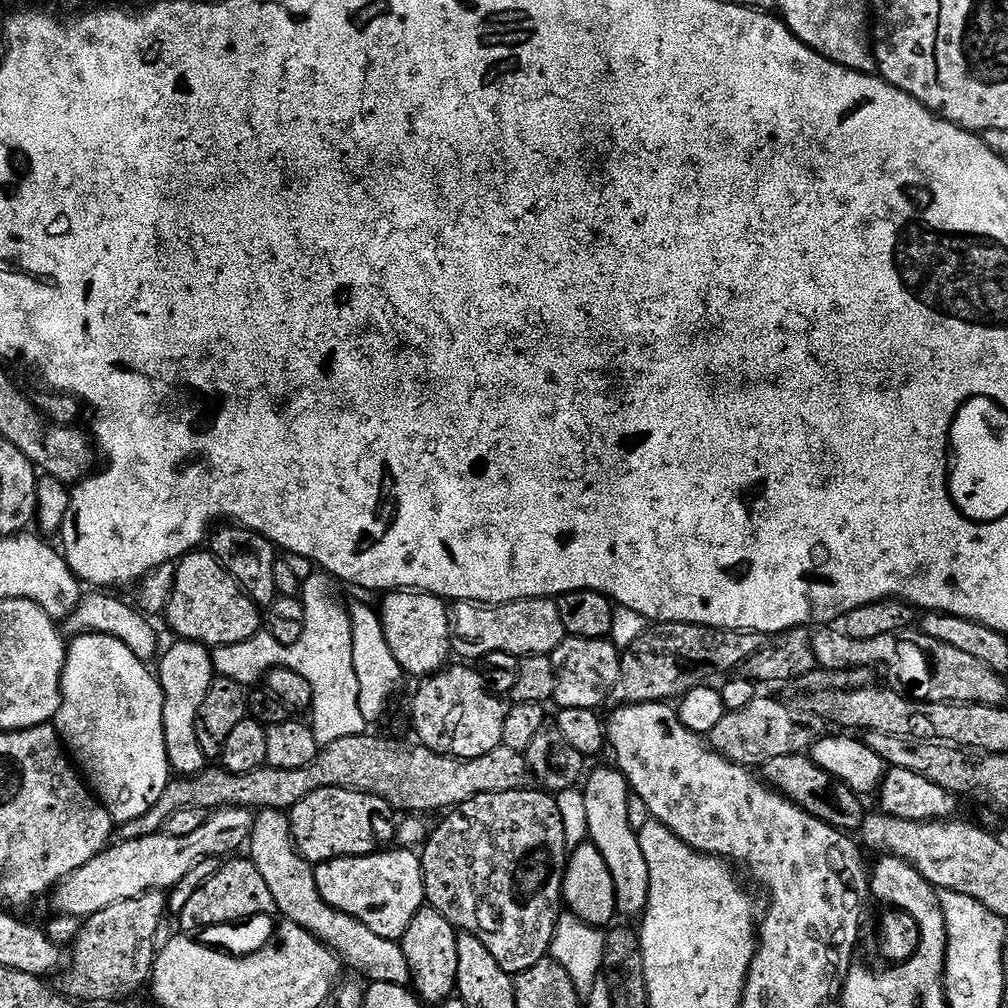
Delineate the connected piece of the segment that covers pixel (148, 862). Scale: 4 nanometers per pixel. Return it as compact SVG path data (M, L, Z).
M222 808L213 811L205 819L204 825L186 838L157 834L141 840L113 843L90 862L86 862L86 866L67 876L64 883L55 889L56 908L64 916L87 918L106 910L106 906L114 906L114 902L133 900L148 892L170 890L175 884L182 882L186 874L190 874L199 860L211 856L224 858L229 854L239 853L236 851L243 844L245 847L249 843L253 819L253 813L249 809Z

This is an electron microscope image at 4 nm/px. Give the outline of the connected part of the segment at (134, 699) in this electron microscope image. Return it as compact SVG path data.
M85 632L67 645L68 657L60 679L60 709L54 727L60 733L75 767L117 825L142 818L154 807L170 779L163 734L163 690L153 669L139 660L118 638Z

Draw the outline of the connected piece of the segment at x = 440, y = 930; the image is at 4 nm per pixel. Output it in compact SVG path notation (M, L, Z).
M421 908L406 930L402 947L408 963L411 987L425 1005L439 1006L444 1000L453 999L458 978L458 930L438 910Z

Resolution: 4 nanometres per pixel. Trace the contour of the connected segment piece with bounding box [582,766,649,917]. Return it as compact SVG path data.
M598 768L587 775L582 786L586 805L586 820L591 843L602 854L615 888L615 906L622 916L643 915L649 898L649 866L642 854L639 833L630 826L628 780L619 769Z

